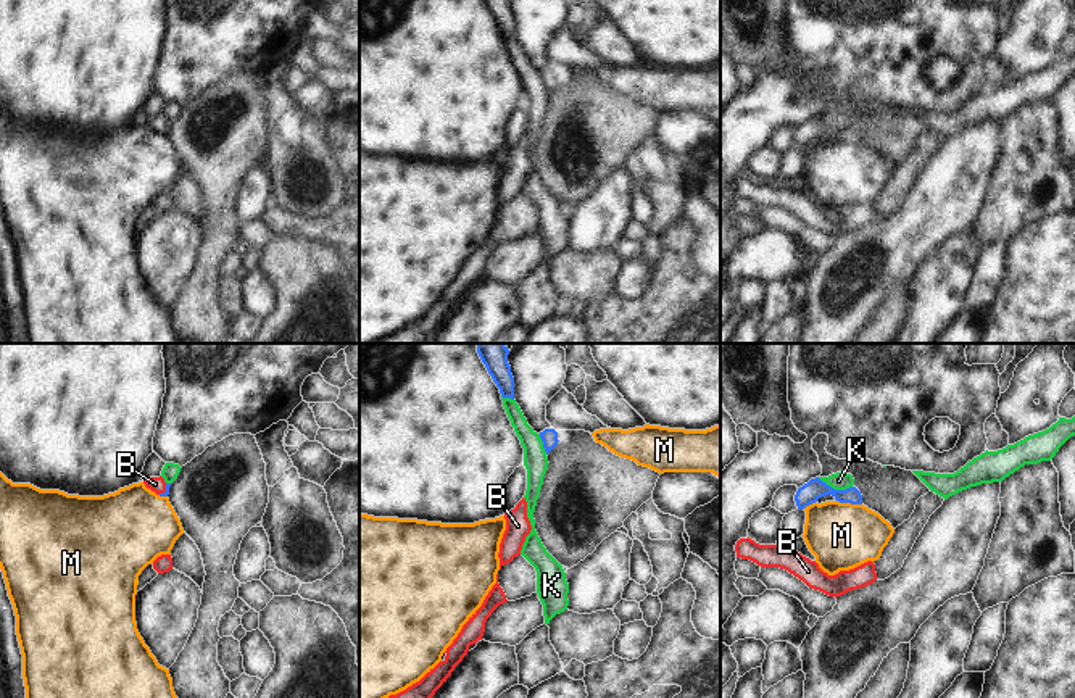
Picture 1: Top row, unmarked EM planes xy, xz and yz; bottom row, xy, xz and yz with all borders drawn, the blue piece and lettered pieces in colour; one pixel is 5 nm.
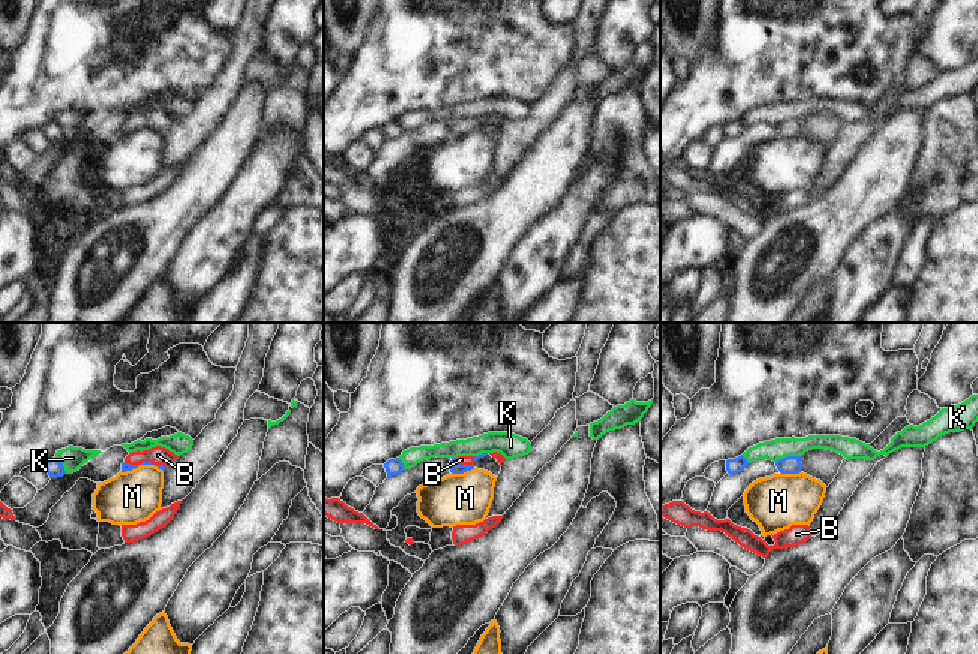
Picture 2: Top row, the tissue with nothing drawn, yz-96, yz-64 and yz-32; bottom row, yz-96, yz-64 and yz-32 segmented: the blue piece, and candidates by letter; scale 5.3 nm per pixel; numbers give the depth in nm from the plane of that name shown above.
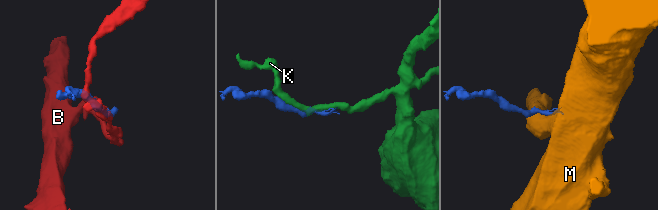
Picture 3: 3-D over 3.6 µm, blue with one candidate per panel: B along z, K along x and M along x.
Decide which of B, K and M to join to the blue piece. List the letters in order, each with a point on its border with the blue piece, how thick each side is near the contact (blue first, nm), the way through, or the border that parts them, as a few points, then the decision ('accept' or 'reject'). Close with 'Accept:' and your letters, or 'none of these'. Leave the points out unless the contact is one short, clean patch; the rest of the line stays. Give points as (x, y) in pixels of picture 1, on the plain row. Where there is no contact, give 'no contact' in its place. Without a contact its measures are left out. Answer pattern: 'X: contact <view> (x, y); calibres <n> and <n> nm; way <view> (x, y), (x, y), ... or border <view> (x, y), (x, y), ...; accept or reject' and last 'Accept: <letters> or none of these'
B: contact xy (166, 129); calibres 20 and 80 nm; way xy (168, 124), (166, 129), (155, 123); accept
K: contact yz (834, 128); calibres 100 and 90 nm; reject
M: contact yz (850, 141); calibres 100 and 340 nm; reject
Accept: B

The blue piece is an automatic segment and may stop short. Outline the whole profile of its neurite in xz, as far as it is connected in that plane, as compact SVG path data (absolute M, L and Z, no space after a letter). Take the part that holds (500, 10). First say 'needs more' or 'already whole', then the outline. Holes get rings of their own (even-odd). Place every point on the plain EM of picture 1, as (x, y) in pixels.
already whole; M482 0L503 37L514 39L514 16L508 0Z

